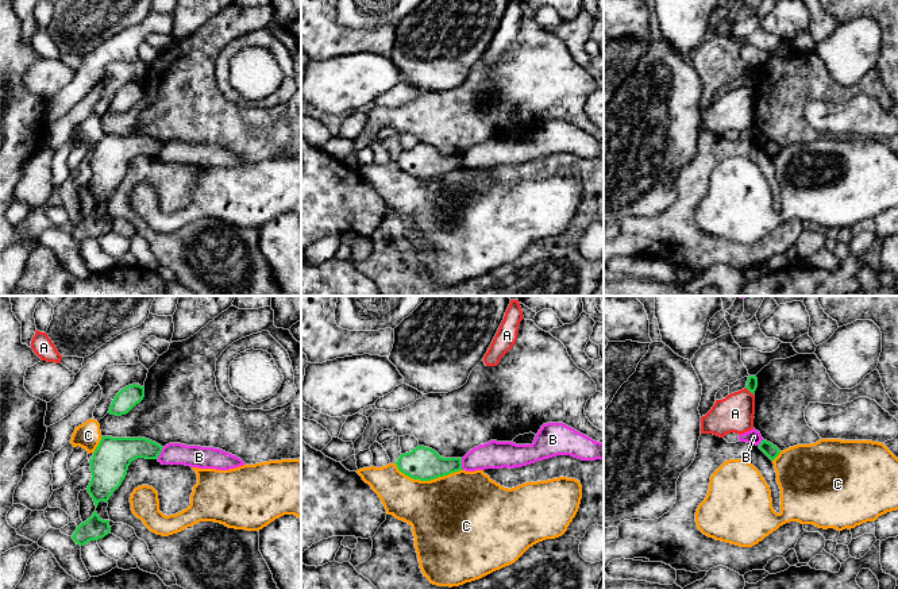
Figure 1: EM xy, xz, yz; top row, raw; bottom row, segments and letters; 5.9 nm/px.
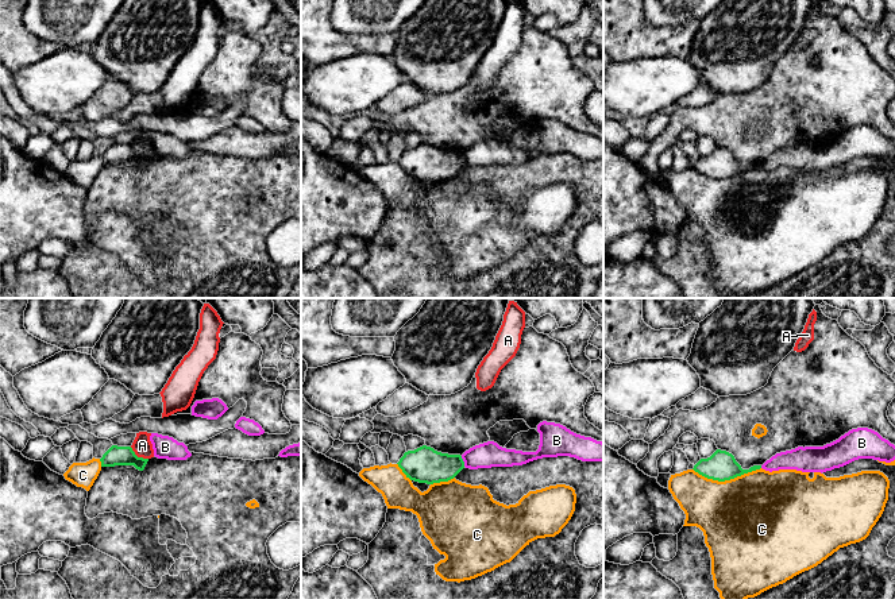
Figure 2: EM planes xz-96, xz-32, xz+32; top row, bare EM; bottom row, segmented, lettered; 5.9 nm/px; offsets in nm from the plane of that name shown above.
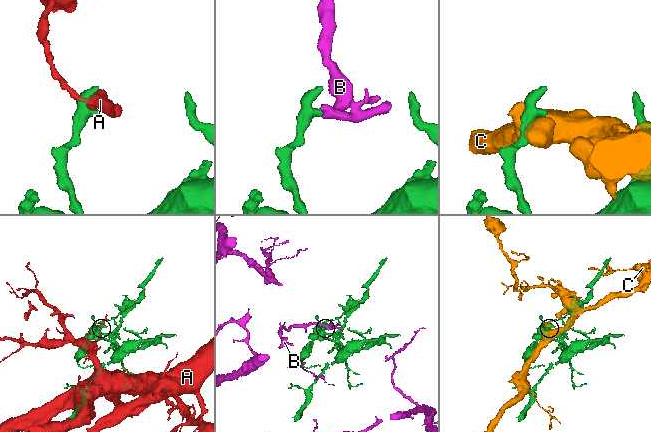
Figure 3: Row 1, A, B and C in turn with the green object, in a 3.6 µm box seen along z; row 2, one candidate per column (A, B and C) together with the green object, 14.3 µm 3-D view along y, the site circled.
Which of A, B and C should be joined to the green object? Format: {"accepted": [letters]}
{"accepted": []}

